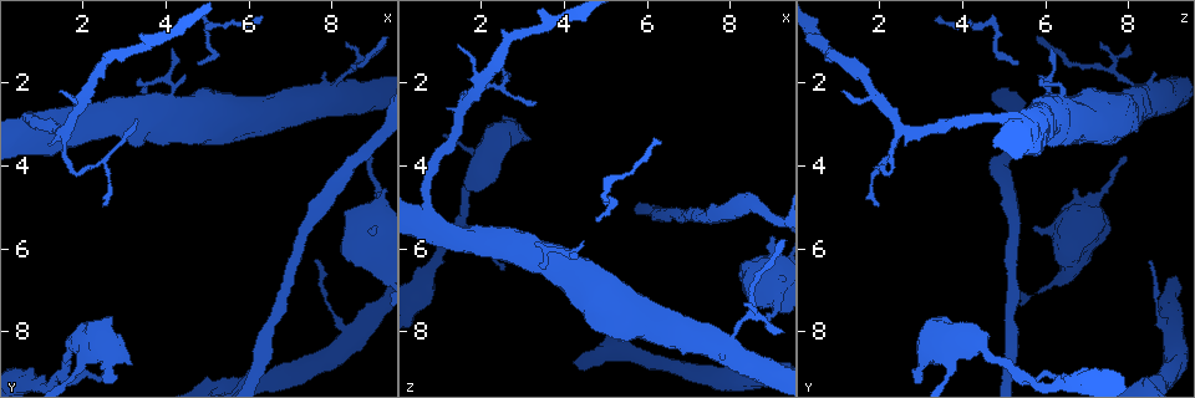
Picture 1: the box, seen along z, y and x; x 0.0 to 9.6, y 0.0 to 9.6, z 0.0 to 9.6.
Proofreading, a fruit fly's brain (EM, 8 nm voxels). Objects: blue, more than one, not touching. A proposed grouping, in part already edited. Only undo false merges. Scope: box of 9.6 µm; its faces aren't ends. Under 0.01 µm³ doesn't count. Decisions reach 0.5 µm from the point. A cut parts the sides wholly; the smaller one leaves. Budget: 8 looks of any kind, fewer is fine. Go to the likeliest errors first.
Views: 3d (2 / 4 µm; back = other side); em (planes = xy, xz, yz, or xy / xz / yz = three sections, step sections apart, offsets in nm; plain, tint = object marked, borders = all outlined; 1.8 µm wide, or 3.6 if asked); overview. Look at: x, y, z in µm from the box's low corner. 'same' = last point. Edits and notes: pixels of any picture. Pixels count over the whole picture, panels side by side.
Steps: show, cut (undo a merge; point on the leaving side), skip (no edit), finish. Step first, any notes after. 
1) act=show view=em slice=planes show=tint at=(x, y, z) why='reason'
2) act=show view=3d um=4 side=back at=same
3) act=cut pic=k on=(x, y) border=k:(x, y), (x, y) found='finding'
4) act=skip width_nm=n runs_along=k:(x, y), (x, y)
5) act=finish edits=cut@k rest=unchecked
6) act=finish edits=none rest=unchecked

act=show view=em um=3.6 slice=planes show=plain at=(8.00, 2.15, 8.30) why='thick turns thin'

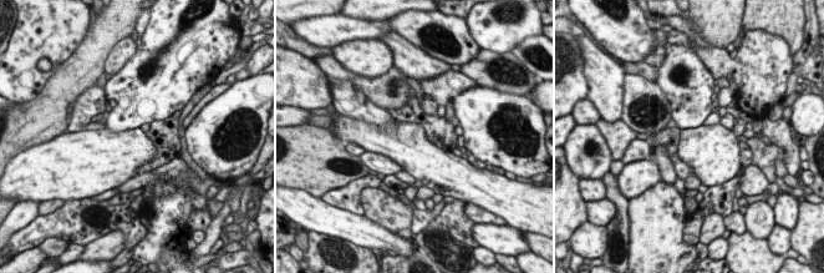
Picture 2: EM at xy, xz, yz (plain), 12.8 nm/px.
act=show view=em um=3.6 slice=planes show=tint at=same

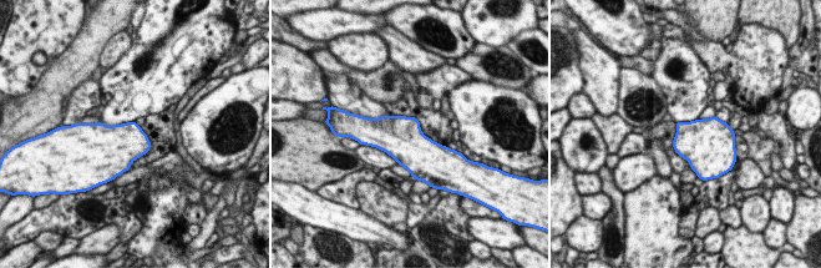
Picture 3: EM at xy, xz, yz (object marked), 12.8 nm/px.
act=skip found='continuous, no second cell'

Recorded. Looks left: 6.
act=show view=3d um=4 at=(1.55, 9.10, 5.35) why='sharp bend'

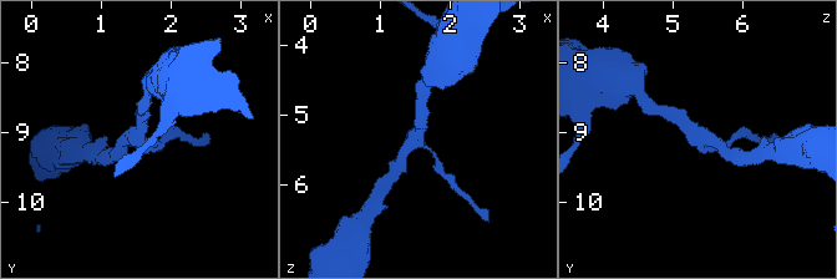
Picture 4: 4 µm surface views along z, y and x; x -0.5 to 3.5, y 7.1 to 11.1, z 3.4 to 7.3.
act=show view=em um=3.6 slice=planes show=borders at=(1.50, 9.05, 5.30)

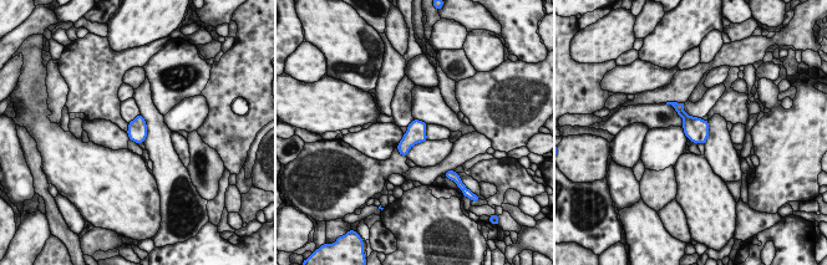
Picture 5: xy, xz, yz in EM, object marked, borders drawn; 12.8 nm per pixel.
act=skip found='all the same cell'

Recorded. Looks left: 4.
act=show view=em slice=planes show=tint at=(4.00, 2.55, 6.25) why='abrupt turn'

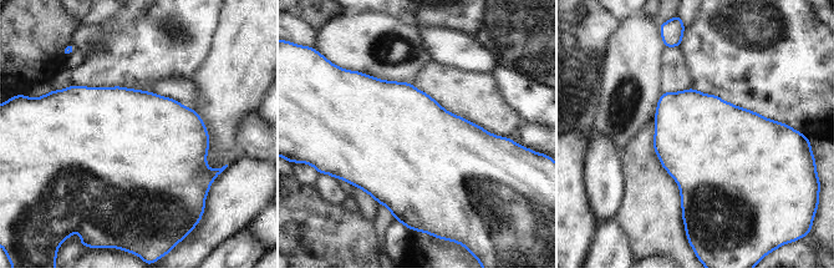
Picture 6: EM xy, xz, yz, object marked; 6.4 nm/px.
act=skip found='continuous, no second cell'

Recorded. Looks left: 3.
act=finish edits=none rest=unchecked

